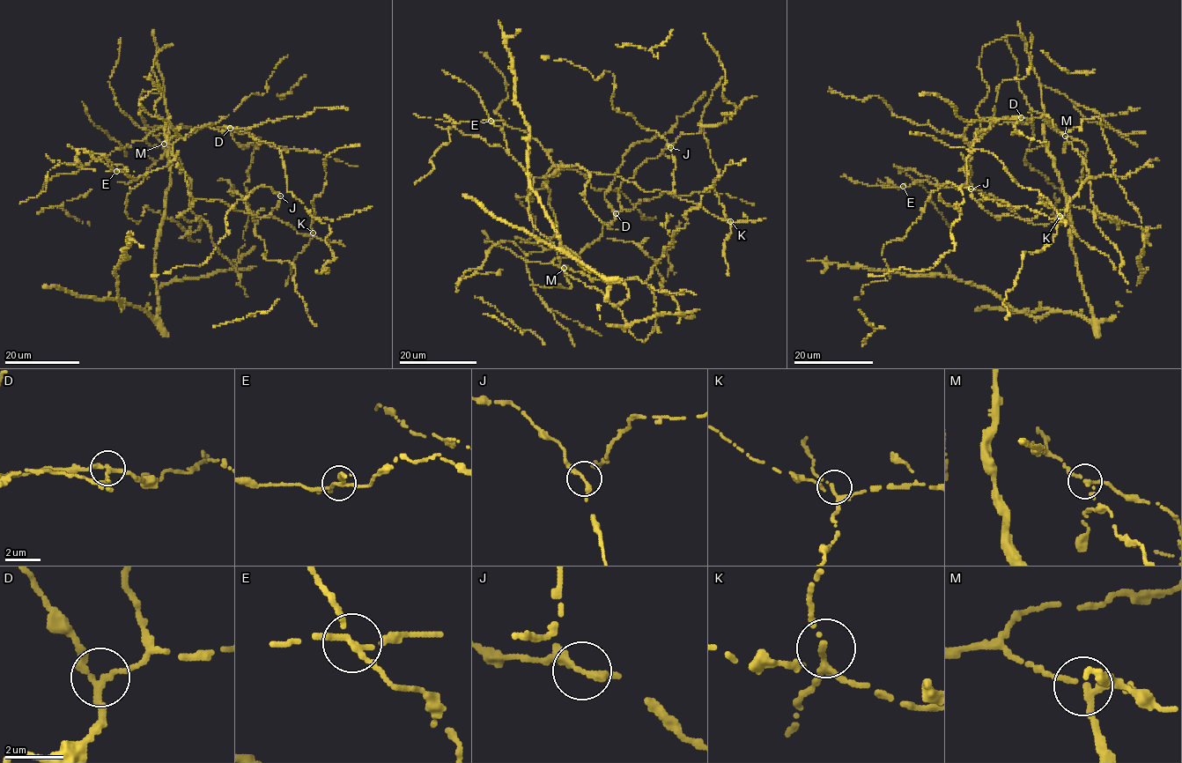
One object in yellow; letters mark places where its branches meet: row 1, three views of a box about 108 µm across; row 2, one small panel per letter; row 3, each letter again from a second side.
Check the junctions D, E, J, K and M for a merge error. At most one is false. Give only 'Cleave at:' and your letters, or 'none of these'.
Cleave at: E

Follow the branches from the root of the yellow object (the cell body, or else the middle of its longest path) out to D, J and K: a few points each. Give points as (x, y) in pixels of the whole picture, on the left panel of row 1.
D: (126, 204), (126, 213), (136, 222), (145, 206), (190, 233), (198, 231), (190, 179), (157, 137), (230, 128)
J: (126, 204), (130, 188), (174, 161), (195, 200), (222, 200), (260, 218), (277, 208), (280, 196)
K: (126, 204), (130, 188), (176, 161), (193, 199), (222, 200), (259, 218), (273, 216), (301, 234), (313, 233)

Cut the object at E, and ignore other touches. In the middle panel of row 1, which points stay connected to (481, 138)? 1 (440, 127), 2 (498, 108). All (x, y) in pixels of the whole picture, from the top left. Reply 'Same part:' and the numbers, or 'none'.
Same part: 1, 2

